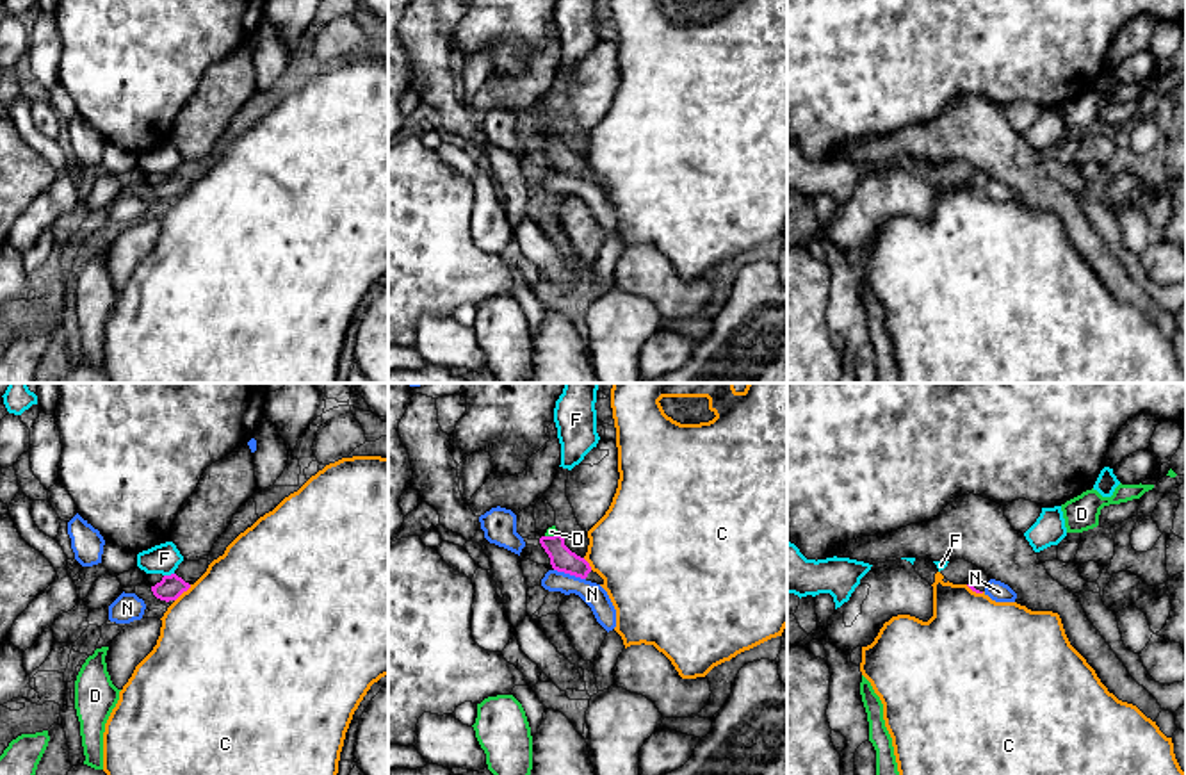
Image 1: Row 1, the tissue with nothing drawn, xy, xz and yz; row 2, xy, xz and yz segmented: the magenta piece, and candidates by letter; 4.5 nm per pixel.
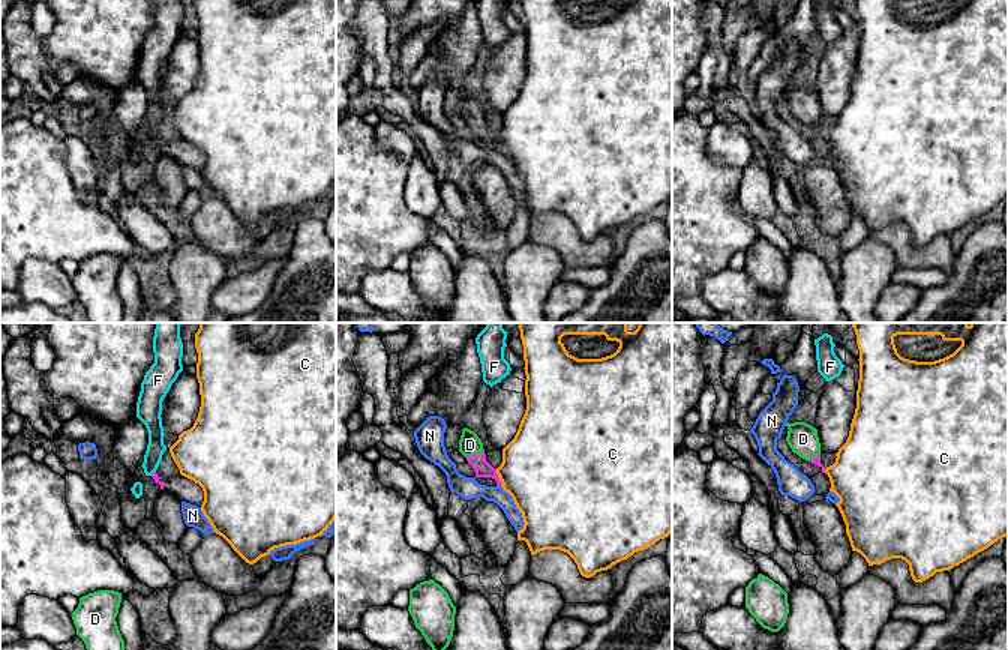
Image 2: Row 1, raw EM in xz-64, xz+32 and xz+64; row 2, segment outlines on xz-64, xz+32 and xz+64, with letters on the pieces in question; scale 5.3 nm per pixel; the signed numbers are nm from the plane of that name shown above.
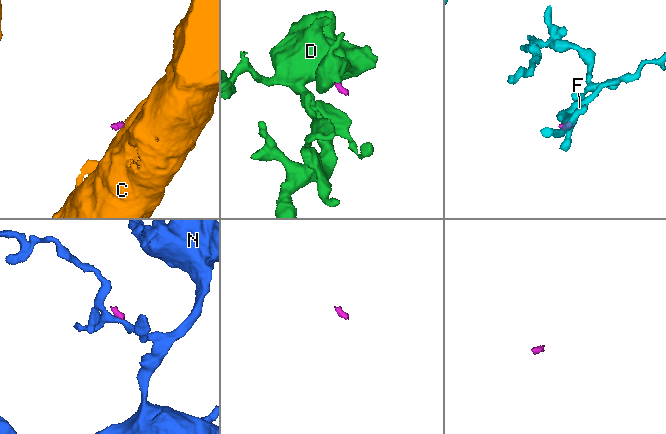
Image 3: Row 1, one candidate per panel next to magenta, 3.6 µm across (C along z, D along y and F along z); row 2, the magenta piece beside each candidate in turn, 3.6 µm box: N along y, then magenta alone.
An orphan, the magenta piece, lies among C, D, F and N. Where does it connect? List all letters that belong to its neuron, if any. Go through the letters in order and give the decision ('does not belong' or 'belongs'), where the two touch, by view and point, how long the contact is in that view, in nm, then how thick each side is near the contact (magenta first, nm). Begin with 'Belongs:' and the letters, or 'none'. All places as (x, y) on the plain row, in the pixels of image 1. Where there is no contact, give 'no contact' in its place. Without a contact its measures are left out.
Belongs: D
C: does not belong; meets magenta in xy at (182, 193); contact 110 nm long; 110 nm thick on the magenta side, 500 nm on the other
D: belongs; meets magenta in xz at (551, 138); contact 70 nm long; 110 nm thick on the magenta side, 50 nm on the other
F: does not belong; meets magenta in xy at (168, 177); contact 50 nm long; 110 nm thick on the magenta side, 140 nm on the other
N: does not belong; meets magenta in xz at (570, 175); contact 150 nm long; 110 nm thick on the magenta side, 100 nm on the other

